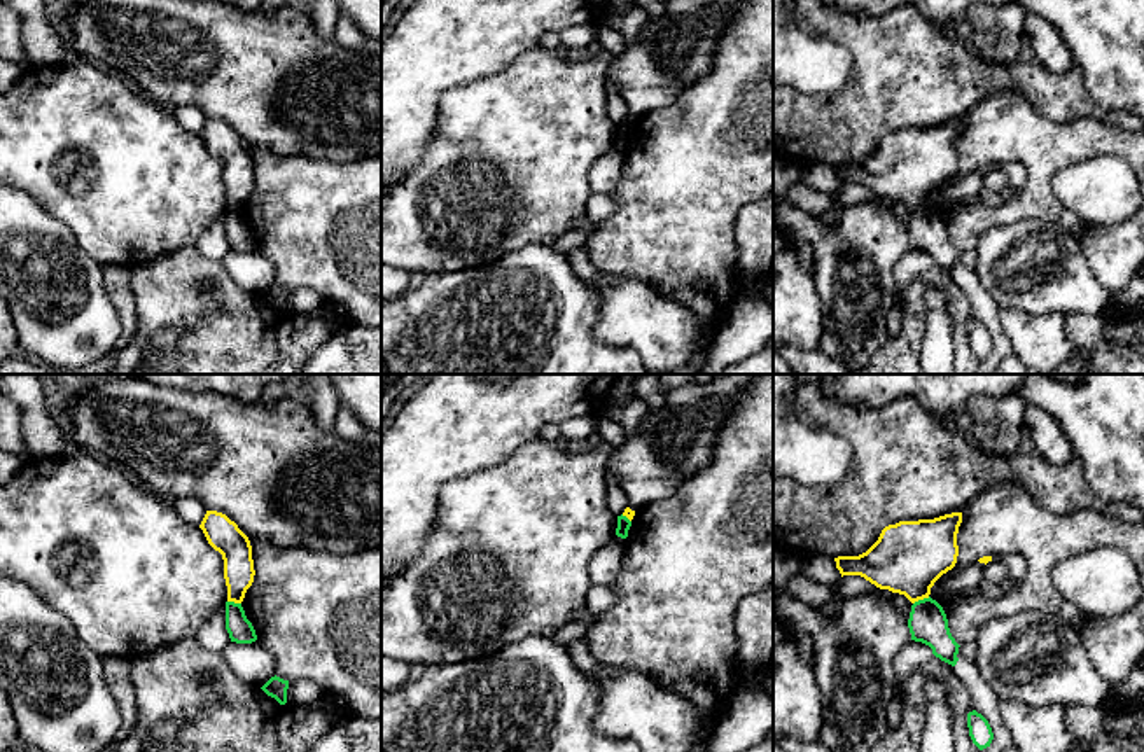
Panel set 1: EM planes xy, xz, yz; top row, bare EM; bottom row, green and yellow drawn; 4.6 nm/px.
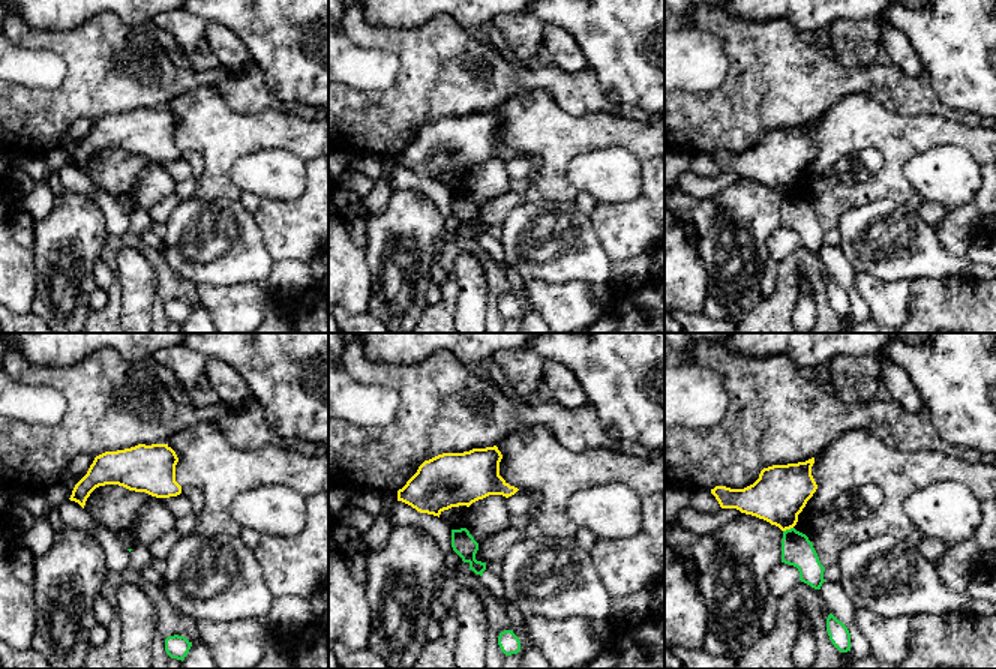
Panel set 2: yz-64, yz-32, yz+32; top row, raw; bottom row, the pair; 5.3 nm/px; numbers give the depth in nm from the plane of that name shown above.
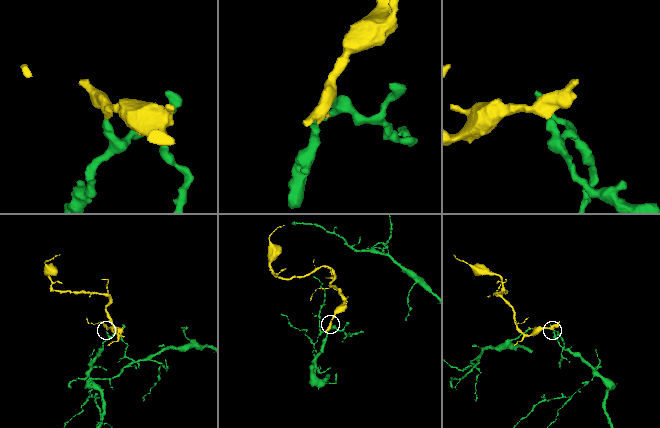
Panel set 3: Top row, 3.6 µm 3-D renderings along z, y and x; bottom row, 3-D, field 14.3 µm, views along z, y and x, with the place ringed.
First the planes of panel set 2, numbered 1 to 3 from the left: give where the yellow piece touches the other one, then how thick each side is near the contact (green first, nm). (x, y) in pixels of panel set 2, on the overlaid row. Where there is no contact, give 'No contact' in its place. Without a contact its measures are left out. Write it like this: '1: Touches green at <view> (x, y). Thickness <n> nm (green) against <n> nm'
1: No contact
2: No contact
3: Touches green at yz+32 (788, 530). Thickness 170 nm (green) against 300 nm

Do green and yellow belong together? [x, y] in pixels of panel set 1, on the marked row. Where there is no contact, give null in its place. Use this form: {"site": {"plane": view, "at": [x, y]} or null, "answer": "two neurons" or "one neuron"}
{"site": {"plane": "yz", "at": [920, 600]}, "answer": "two neurons"}

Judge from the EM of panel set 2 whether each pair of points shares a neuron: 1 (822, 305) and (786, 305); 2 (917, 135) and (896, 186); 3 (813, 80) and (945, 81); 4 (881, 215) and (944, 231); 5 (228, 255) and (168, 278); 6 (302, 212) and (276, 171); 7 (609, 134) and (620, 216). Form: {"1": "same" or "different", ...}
{"1": "same", "2": "same", "3": "different", "4": "different", "5": "different", "6": "different", "7": "different"}

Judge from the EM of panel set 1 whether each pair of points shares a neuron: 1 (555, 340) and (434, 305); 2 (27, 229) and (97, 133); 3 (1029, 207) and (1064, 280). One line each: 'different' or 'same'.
1: same
2: different
3: different

